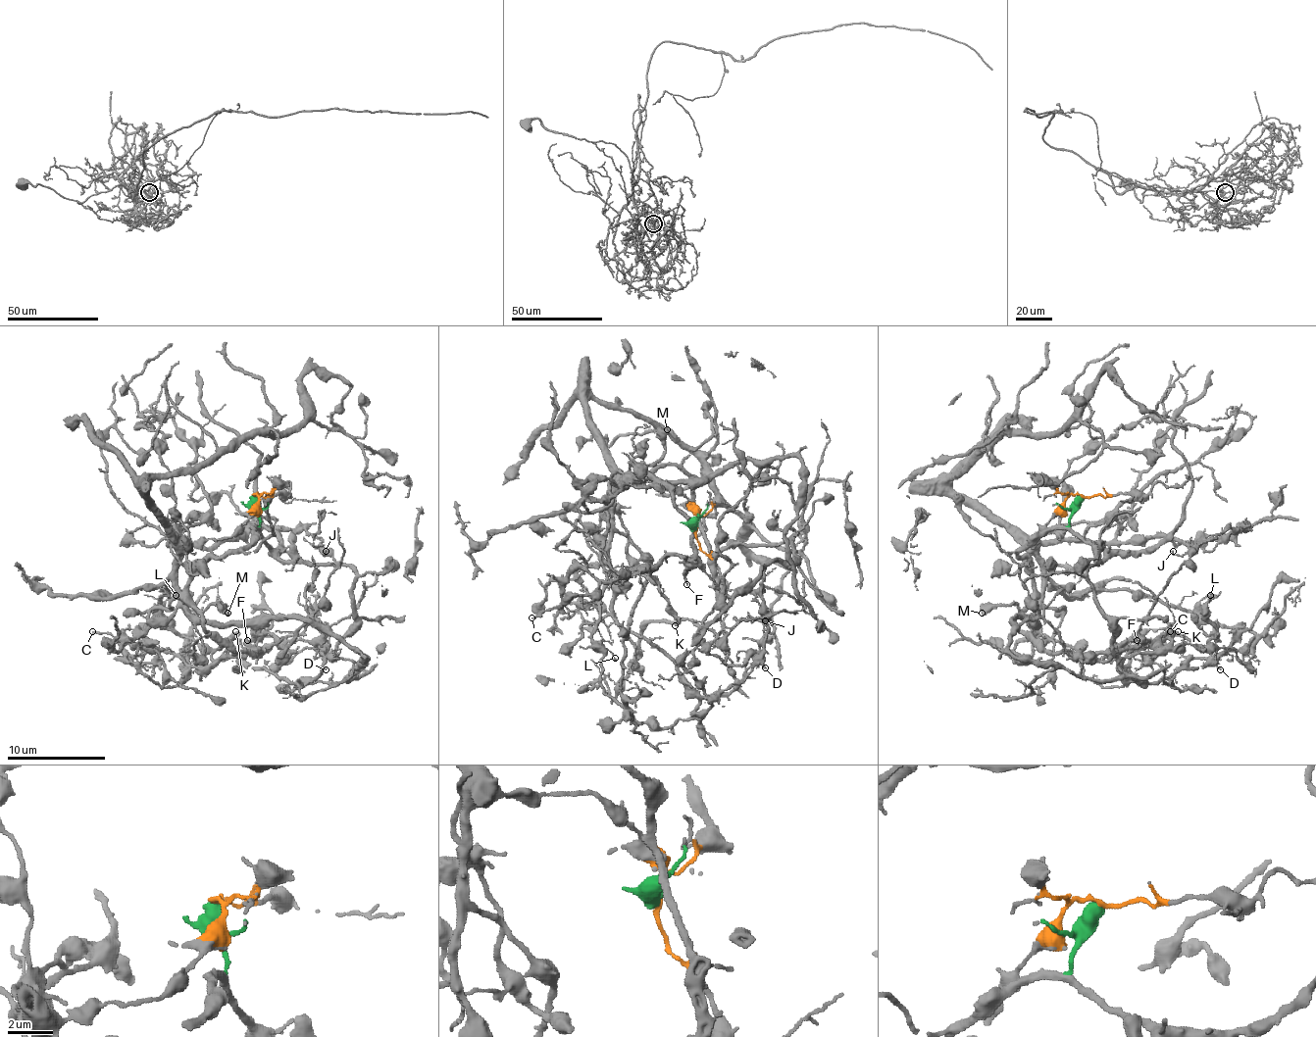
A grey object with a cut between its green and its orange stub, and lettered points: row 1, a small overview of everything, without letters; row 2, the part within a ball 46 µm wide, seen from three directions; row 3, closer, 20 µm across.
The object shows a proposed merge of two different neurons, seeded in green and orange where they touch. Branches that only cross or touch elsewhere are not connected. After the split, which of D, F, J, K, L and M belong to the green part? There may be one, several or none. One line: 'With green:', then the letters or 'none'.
With green: D, F, K, M

